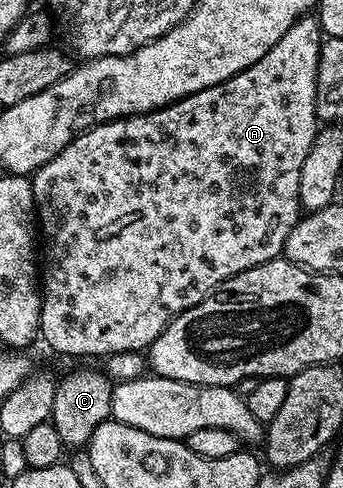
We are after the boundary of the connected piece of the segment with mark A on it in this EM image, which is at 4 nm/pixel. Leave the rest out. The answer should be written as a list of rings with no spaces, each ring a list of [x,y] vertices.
[[[301,17],[293,24],[293,28],[289,28],[289,32],[285,32],[285,36],[281,36],[281,40],[277,40],[277,44],[273,44],[273,48],[269,48],[269,52],[265,52],[265,56],[261,56],[261,60],[257,60],[257,64],[245,68],[237,76],[233,76],[229,80],[225,80],[213,88],[205,88],[201,92],[193,92],[189,96],[185,96],[173,104],[162,106],[159,110],[151,110],[148,114],[134,114],[131,118],[115,118],[111,122],[100,122],[92,125],[90,128],[87,128],[91,130],[84,129],[82,132],[76,133],[75,137],[71,139],[71,142],[61,153],[57,156],[53,156],[53,160],[49,160],[41,169],[35,171],[31,178],[31,187],[33,188],[33,196],[35,197],[37,226],[41,231],[41,297],[43,299],[43,307],[41,308],[41,316],[39,317],[39,329],[41,331],[42,341],[47,341],[59,354],[76,354],[79,358],[85,357],[86,354],[100,354],[100,356],[106,356],[108,354],[129,352],[130,350],[136,352],[146,351],[153,344],[153,340],[157,340],[157,336],[161,336],[163,329],[181,312],[185,312],[189,308],[201,304],[205,299],[212,297],[212,295],[233,276],[237,276],[241,272],[245,272],[257,264],[265,264],[269,260],[273,260],[282,255],[285,240],[301,217],[301,207],[299,205],[301,164],[305,164],[305,156],[309,156],[309,148],[313,148],[315,132],[321,125],[321,119],[317,109],[317,99],[319,97],[319,93],[317,92],[317,80],[319,79],[320,45],[321,31],[318,17]]]

